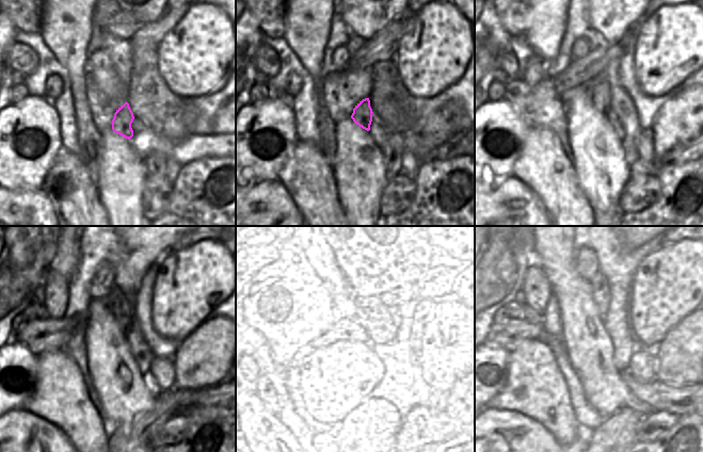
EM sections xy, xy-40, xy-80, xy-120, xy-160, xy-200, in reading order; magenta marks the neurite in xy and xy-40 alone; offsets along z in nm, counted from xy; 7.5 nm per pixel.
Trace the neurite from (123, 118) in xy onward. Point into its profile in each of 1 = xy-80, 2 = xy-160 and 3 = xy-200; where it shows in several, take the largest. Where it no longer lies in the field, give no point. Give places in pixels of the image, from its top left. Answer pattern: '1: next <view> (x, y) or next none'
1: next xy-80 (598, 87)
2: next xy-160 (360, 294)
3: next xy-200 (601, 293)

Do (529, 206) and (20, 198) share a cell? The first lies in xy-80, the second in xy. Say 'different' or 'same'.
same

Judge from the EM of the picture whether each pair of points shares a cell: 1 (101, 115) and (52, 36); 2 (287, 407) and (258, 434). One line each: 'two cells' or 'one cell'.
1: two cells
2: two cells

